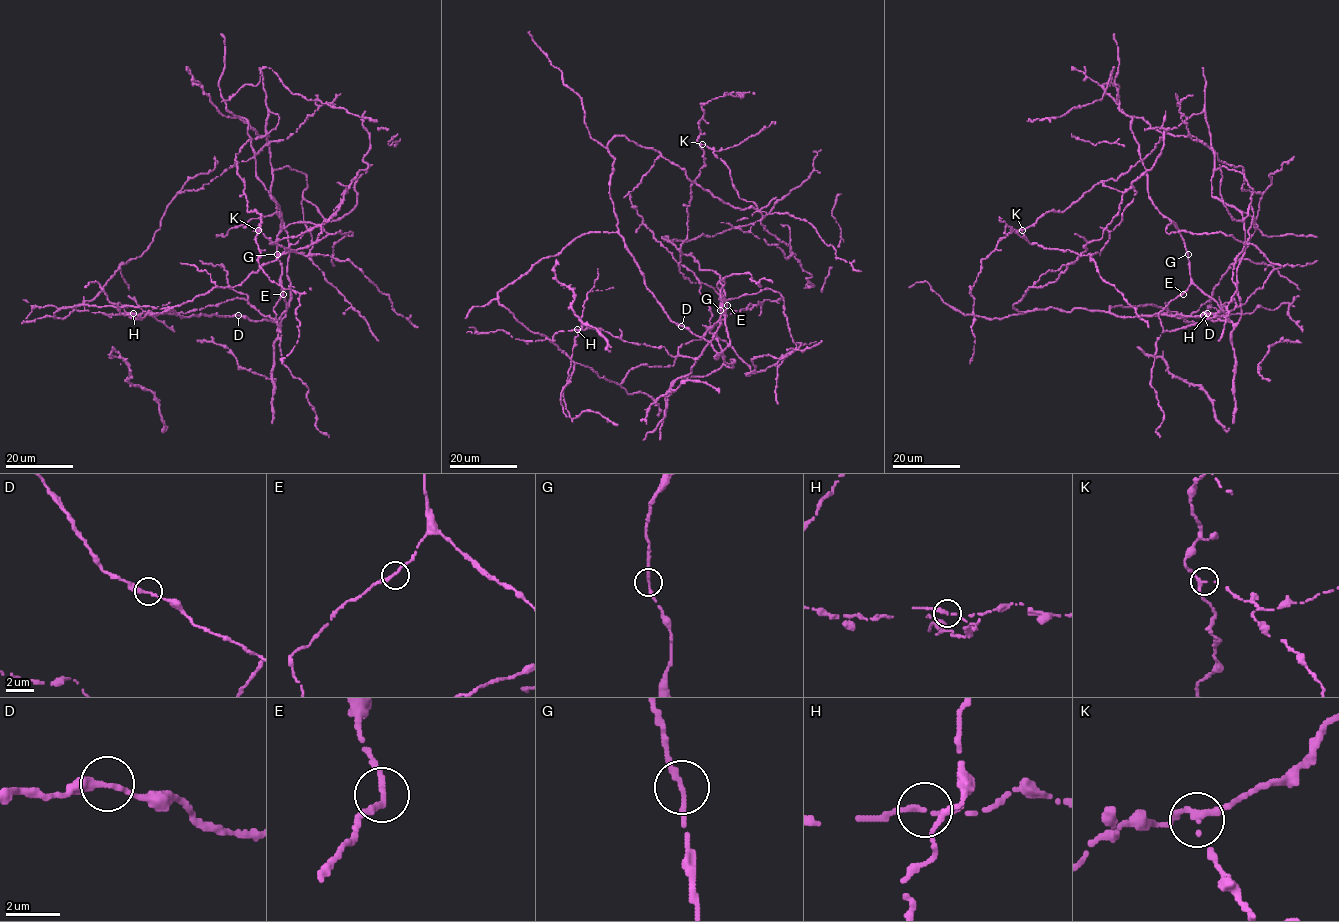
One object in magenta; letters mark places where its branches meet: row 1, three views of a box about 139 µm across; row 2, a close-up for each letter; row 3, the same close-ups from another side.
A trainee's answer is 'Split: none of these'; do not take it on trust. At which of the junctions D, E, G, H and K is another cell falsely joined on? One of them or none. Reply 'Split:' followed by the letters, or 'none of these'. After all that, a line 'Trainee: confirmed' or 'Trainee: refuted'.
Split: H
Trainee: refuted

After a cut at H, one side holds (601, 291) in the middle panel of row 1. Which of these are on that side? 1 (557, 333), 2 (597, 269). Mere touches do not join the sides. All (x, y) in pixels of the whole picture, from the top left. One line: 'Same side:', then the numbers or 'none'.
Same side: 2

